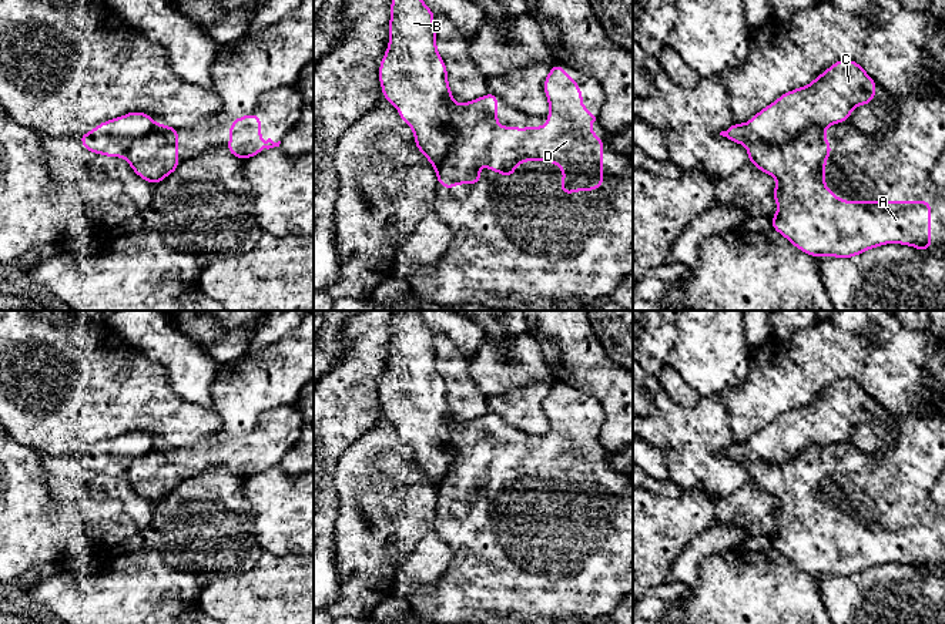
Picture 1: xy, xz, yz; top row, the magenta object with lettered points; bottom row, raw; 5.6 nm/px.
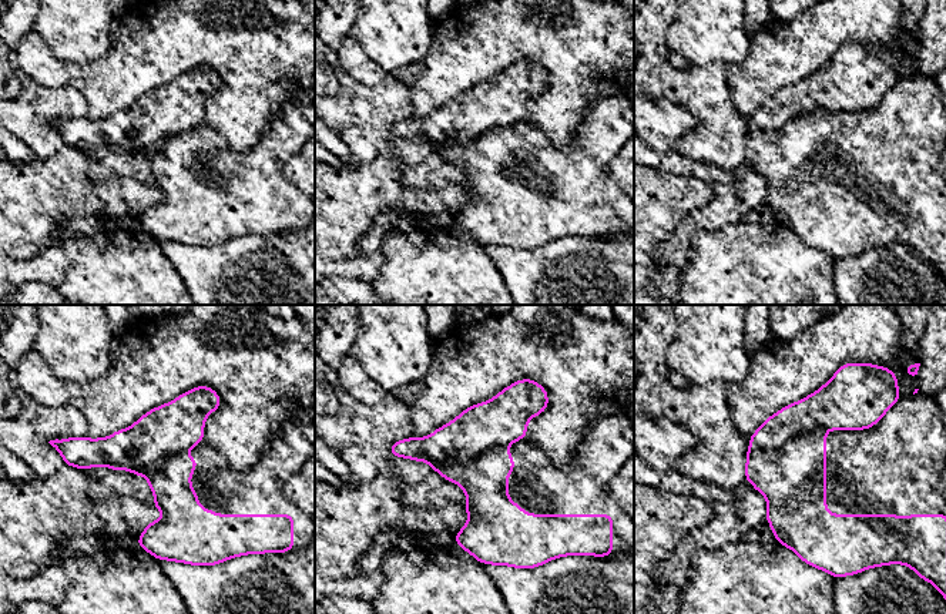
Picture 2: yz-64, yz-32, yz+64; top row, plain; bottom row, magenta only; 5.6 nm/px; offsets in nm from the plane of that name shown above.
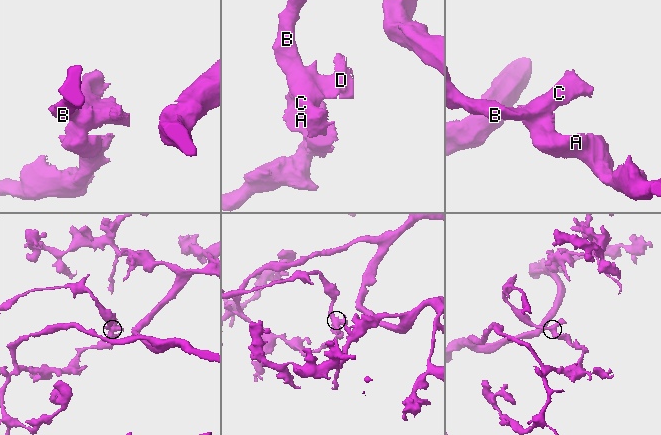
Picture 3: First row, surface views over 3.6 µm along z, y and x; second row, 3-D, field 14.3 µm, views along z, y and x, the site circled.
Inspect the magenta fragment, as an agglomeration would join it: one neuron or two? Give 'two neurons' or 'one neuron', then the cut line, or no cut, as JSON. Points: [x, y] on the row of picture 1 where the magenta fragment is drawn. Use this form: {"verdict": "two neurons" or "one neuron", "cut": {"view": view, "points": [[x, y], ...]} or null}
{"verdict": "two neurons", "cut": {"view": "yz", "points": [[824, 126], [810, 126], [781, 144], [757, 140], [747, 147]]}}

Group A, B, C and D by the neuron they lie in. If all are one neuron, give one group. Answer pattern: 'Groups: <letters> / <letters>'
Groups: A D / B C

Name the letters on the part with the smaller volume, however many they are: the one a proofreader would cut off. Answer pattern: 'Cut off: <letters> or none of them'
Cut off: B, C

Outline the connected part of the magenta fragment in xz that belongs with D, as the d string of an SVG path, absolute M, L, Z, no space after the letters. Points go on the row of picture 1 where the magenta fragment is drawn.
M554 64L544 80L543 90L549 101L549 118L544 127L499 127L497 95L486 94L466 104L455 107L450 124L455 141L443 157L438 171L438 184L446 189L458 184L479 184L480 162L489 171L502 172L505 178L513 175L522 161L552 161L559 165L566 177L560 180L560 189L570 195L574 191L592 191L603 185L603 140L596 137L590 124L600 123L600 115L593 115L583 107L583 93L576 78L569 78L566 70Z

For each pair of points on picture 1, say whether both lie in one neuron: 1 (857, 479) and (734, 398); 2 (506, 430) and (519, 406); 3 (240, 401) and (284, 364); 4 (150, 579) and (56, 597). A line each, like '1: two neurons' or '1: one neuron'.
1: two neurons
2: two neurons
3: one neuron
4: one neuron

